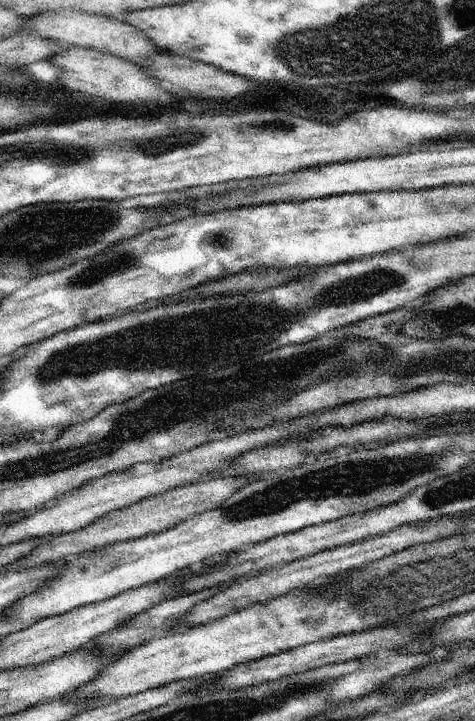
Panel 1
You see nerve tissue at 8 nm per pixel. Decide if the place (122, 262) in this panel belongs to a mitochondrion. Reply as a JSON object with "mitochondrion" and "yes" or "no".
{"mitochondrion":"yes"}

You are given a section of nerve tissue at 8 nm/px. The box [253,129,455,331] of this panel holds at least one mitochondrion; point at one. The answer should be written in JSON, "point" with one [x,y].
{"point":[357,221]}

